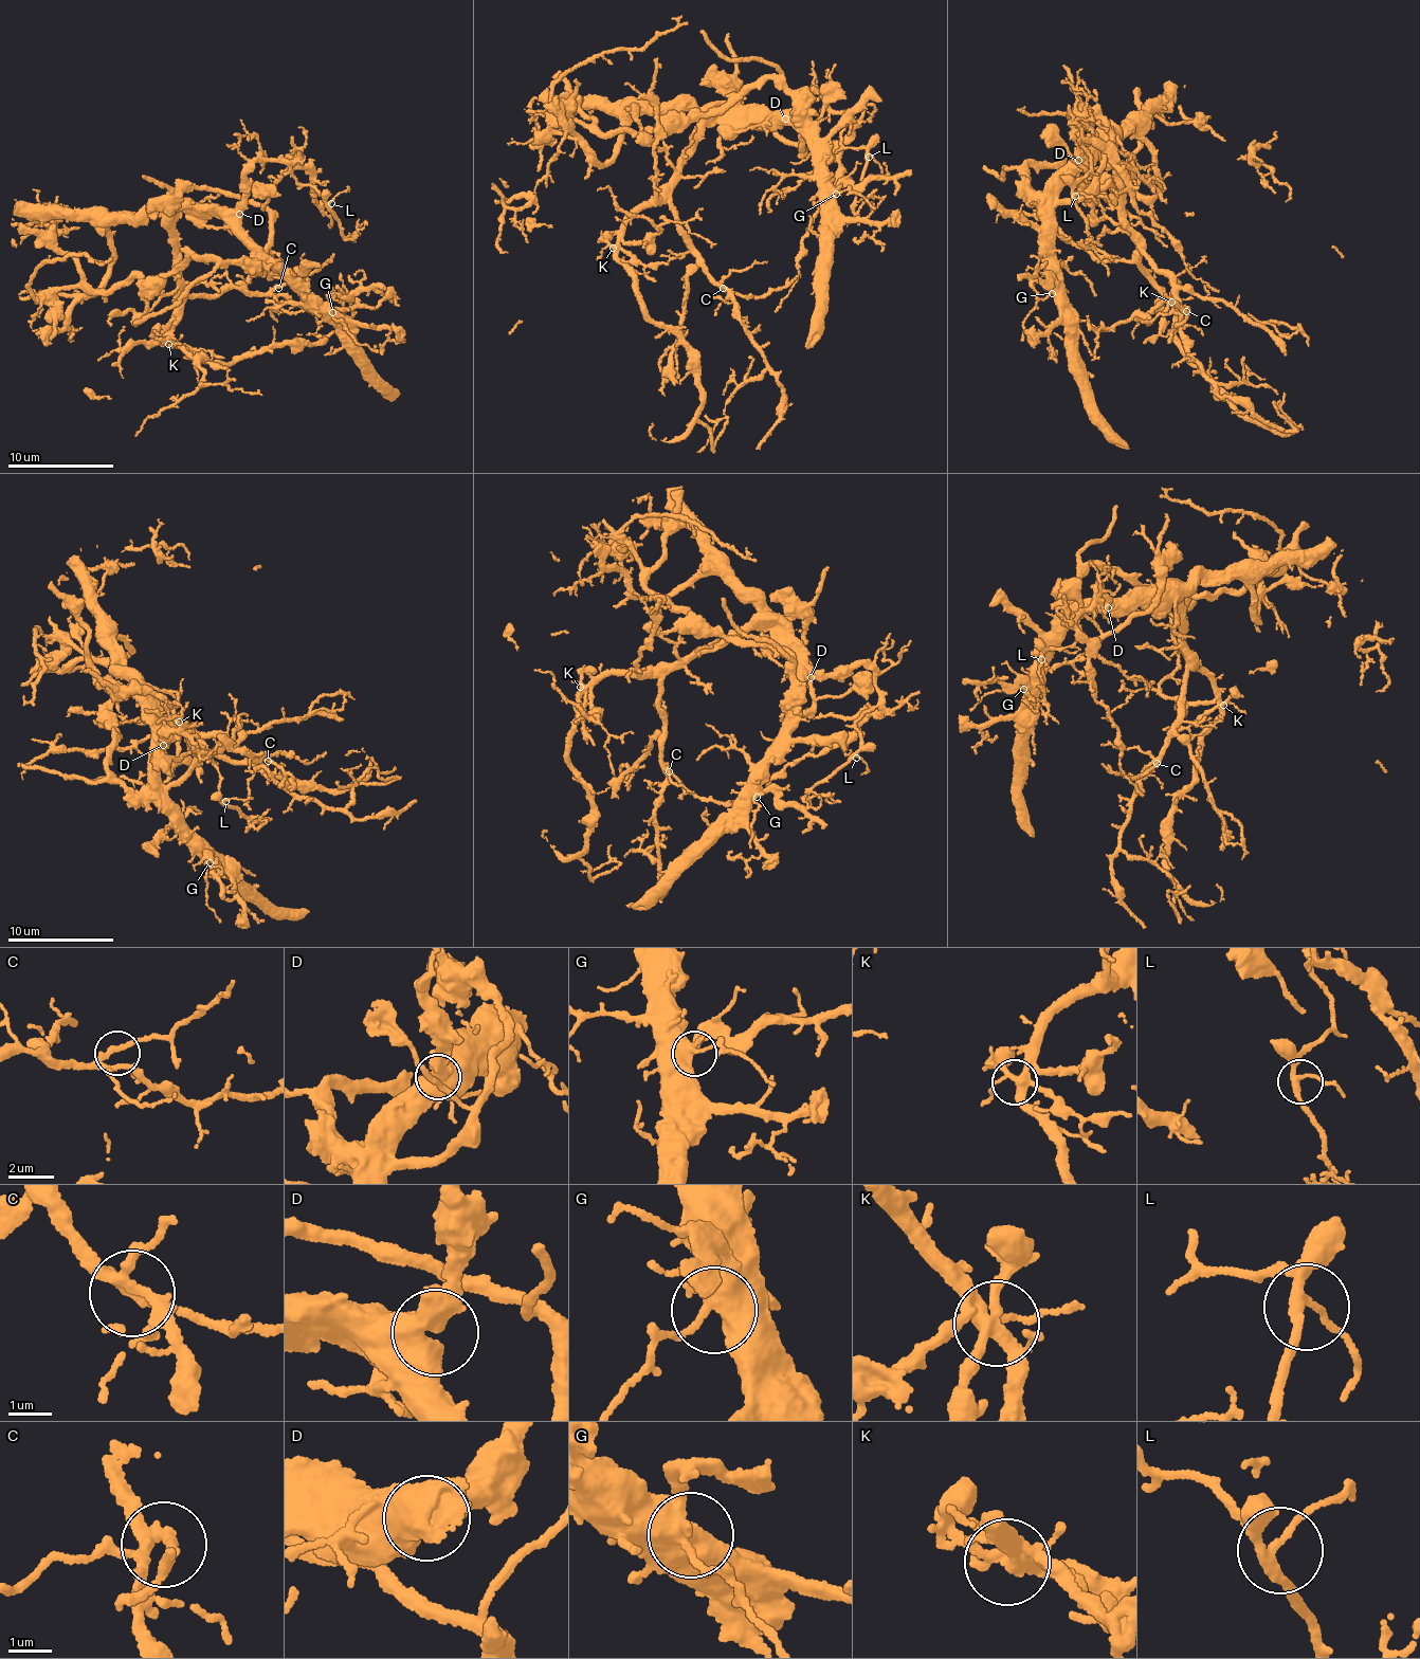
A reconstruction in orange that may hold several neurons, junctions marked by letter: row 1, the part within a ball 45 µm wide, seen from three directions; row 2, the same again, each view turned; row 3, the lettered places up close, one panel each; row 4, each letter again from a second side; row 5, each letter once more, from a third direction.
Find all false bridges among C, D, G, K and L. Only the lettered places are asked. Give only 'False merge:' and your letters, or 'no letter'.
False merge: no letter

